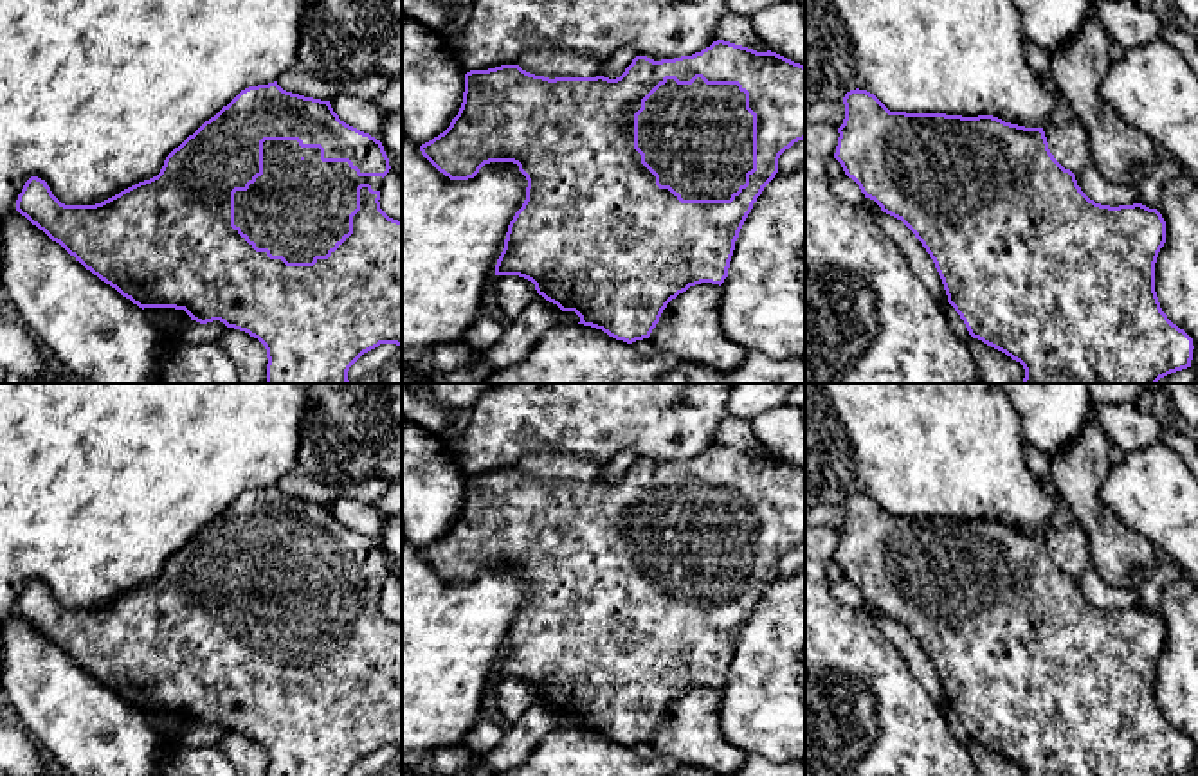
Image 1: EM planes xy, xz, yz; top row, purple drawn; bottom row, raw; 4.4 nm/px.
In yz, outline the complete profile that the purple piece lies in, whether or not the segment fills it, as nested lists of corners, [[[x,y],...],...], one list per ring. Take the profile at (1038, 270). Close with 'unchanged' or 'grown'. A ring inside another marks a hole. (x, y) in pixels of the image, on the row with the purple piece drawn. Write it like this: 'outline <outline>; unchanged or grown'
outline [[[859,88],[847,92],[843,104],[845,119],[838,128],[834,158],[865,198],[874,200],[883,212],[901,220],[915,234],[933,259],[948,302],[960,315],[969,335],[1020,362],[1025,369],[1021,383],[1157,383],[1171,373],[1191,367],[1193,338],[1167,319],[1155,292],[1155,263],[1166,243],[1166,221],[1157,209],[1142,203],[1110,207],[1090,200],[1077,185],[1075,175],[1050,153],[1043,128],[1025,128],[993,115],[890,112],[874,94]]]; unchanged

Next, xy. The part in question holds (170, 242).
outline [[[274,81],[241,90],[166,157],[157,176],[95,205],[65,205],[45,180],[31,176],[18,194],[16,211],[139,308],[184,310],[200,324],[220,320],[258,338],[267,349],[267,383],[349,383],[348,371],[364,353],[380,344],[402,346],[402,221],[389,218],[378,202],[389,169],[382,142],[340,121],[330,101],[286,92]]]; grown

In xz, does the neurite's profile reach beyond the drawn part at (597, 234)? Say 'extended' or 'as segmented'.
extended

